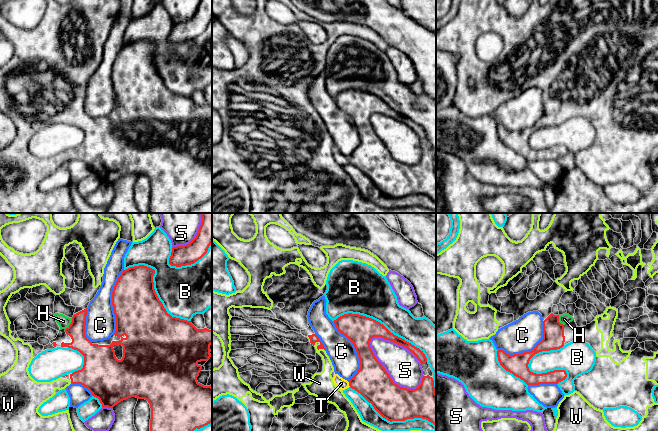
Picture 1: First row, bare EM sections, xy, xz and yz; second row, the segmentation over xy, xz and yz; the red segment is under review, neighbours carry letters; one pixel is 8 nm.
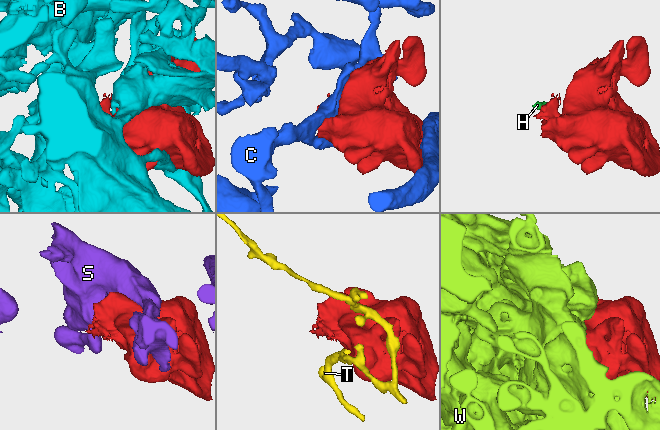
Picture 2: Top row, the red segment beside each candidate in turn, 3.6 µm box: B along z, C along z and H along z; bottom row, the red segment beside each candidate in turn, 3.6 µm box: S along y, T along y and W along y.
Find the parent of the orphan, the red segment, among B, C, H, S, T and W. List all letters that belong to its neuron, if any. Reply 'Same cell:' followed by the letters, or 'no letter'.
Same cell: H, W

